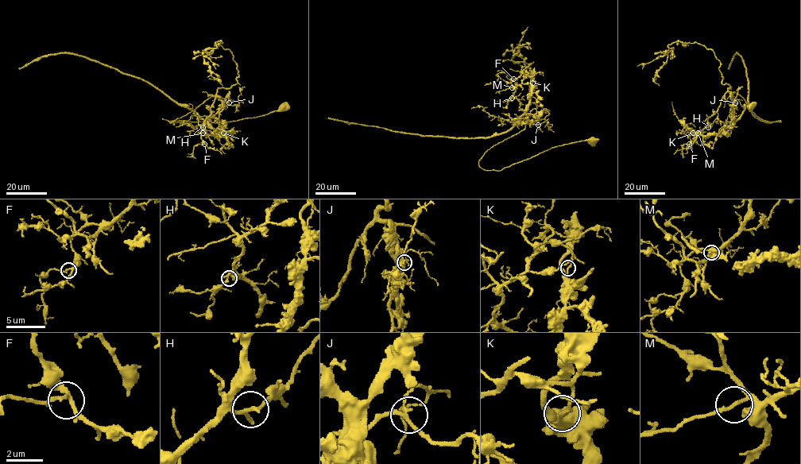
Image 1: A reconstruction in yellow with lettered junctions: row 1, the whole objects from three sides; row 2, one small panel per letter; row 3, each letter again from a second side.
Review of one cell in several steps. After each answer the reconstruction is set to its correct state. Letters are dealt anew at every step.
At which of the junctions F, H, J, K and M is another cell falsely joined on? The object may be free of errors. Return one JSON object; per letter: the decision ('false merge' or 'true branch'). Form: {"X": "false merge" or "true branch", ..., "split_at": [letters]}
{"F": "true branch", "H": "true branch", "J": "true branch", "K": "false merge", "M": "true branch", "split_at": ["K"]}

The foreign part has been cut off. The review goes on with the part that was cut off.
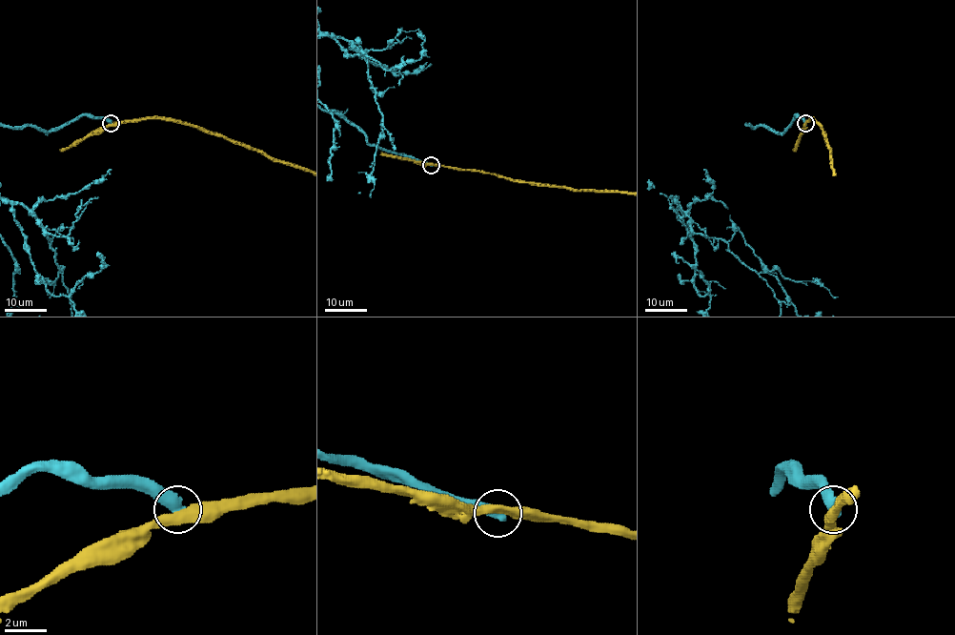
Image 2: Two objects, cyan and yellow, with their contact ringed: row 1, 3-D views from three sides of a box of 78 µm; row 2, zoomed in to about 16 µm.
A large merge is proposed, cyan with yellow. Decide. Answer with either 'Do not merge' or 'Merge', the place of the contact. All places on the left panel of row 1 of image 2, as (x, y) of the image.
Do not merge. Place: (111, 123)

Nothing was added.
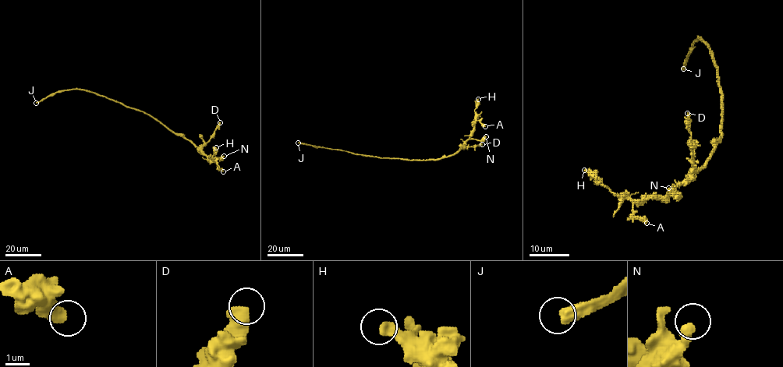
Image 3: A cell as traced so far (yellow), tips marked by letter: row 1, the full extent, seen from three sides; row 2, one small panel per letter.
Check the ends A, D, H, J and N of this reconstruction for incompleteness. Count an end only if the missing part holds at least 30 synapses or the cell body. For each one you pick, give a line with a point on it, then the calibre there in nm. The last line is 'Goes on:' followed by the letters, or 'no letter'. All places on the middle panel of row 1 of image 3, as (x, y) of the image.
J: place (298, 142); calibre 480 nm
Goes on: J

